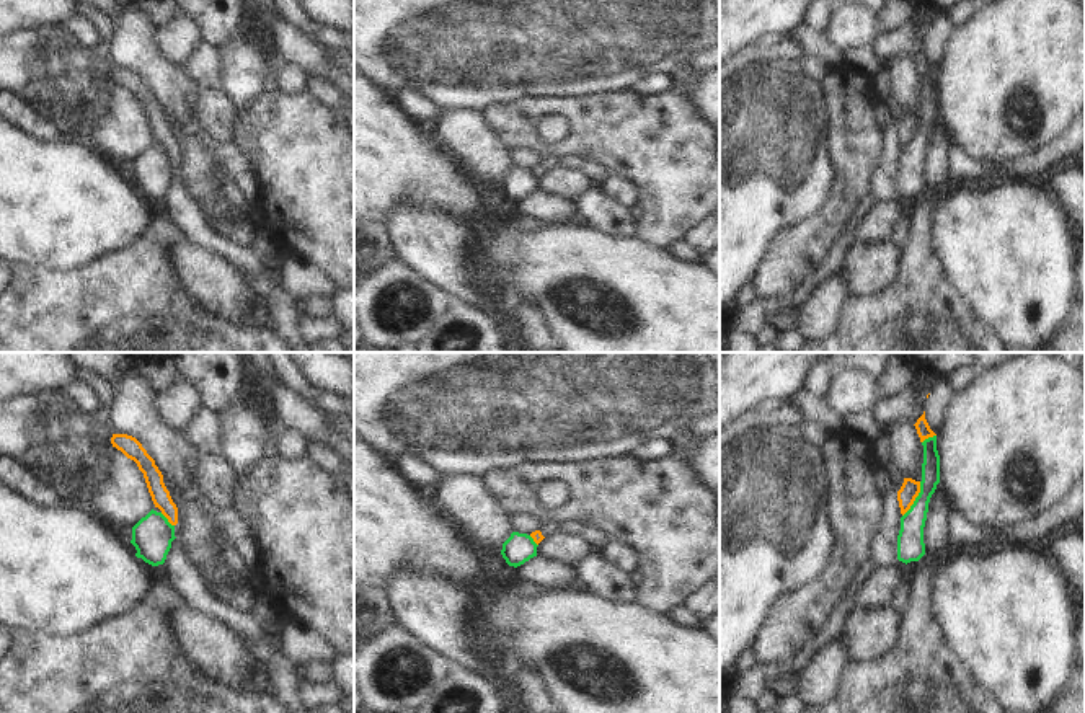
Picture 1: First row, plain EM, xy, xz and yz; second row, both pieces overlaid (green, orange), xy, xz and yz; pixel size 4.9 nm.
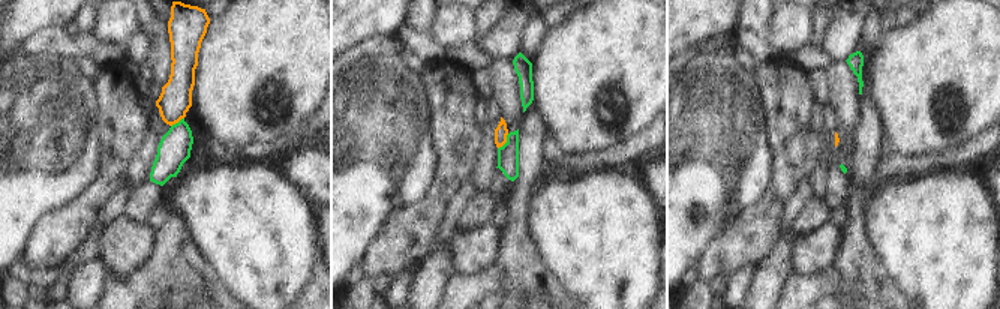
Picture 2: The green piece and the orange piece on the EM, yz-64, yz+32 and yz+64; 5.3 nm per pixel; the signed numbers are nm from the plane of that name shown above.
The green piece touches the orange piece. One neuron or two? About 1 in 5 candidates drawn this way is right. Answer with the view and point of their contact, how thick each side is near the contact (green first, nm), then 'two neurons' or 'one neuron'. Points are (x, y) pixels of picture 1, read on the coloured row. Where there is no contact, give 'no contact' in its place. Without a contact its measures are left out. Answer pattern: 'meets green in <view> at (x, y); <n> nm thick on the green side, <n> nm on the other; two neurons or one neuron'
meets green in yz at (916, 500); 140 nm thick on the green side, 90 nm on the other; two neurons

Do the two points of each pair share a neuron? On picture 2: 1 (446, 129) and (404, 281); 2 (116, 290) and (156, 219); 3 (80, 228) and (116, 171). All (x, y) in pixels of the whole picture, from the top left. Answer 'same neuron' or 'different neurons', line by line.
1: different neurons
2: different neurons
3: same neuron

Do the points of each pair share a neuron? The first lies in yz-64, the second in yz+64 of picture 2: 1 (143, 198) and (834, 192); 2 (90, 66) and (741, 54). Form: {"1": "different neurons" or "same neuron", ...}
{"1": "different neurons", "2": "same neuron"}

